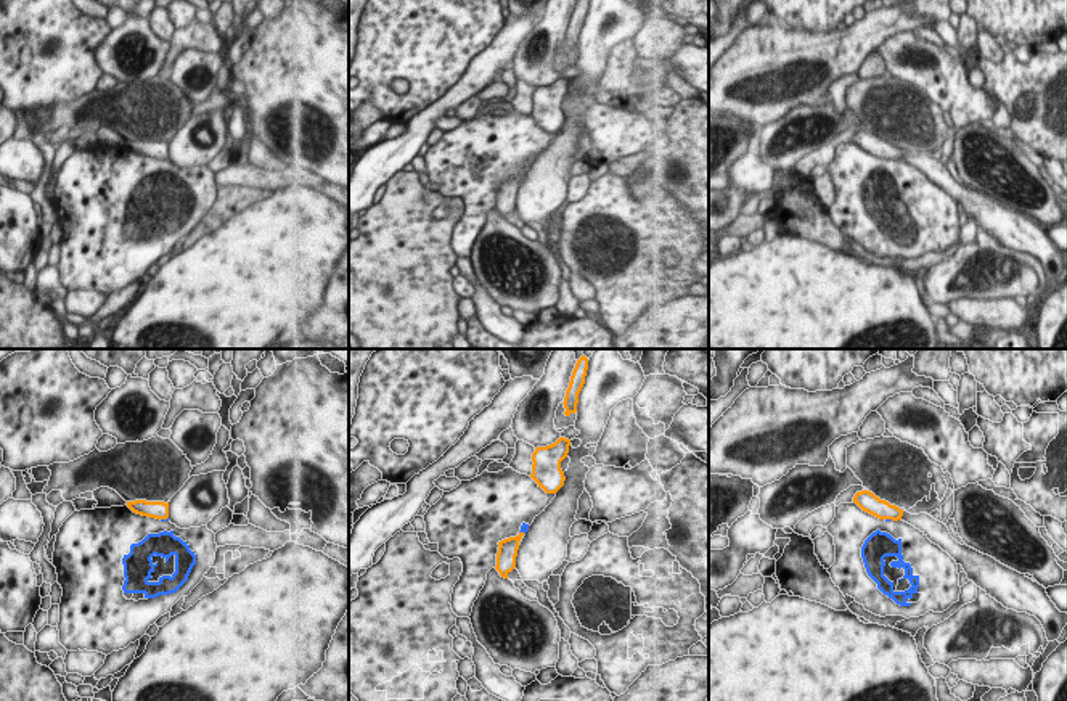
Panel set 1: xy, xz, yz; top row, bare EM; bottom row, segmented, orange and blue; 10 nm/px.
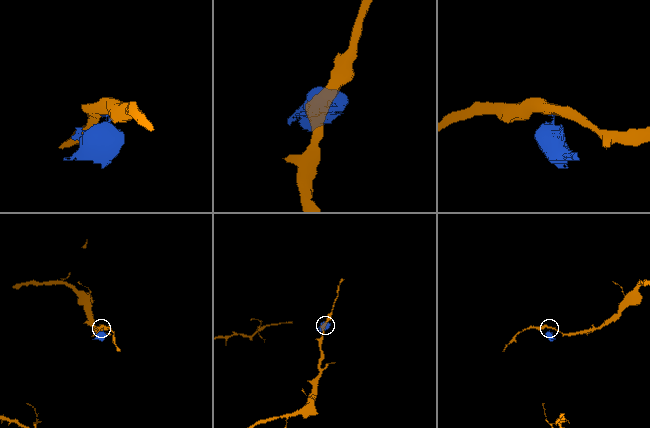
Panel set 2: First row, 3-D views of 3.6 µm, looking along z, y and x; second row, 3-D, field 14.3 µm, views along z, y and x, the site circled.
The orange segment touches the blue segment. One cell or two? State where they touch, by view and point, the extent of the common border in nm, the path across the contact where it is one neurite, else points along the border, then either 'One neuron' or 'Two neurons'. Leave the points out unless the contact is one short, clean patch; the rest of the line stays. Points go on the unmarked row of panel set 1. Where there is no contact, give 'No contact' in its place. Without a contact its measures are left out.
Touches orange at xy (164, 158). Shared border 90 nm. Two neurons

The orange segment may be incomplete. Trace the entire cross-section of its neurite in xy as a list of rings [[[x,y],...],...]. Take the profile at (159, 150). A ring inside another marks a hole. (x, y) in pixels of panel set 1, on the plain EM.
[[[135,140],[127,141],[127,146],[141,156],[156,158],[156,159],[167,159],[169,158],[169,141],[146,141],[146,140]]]

